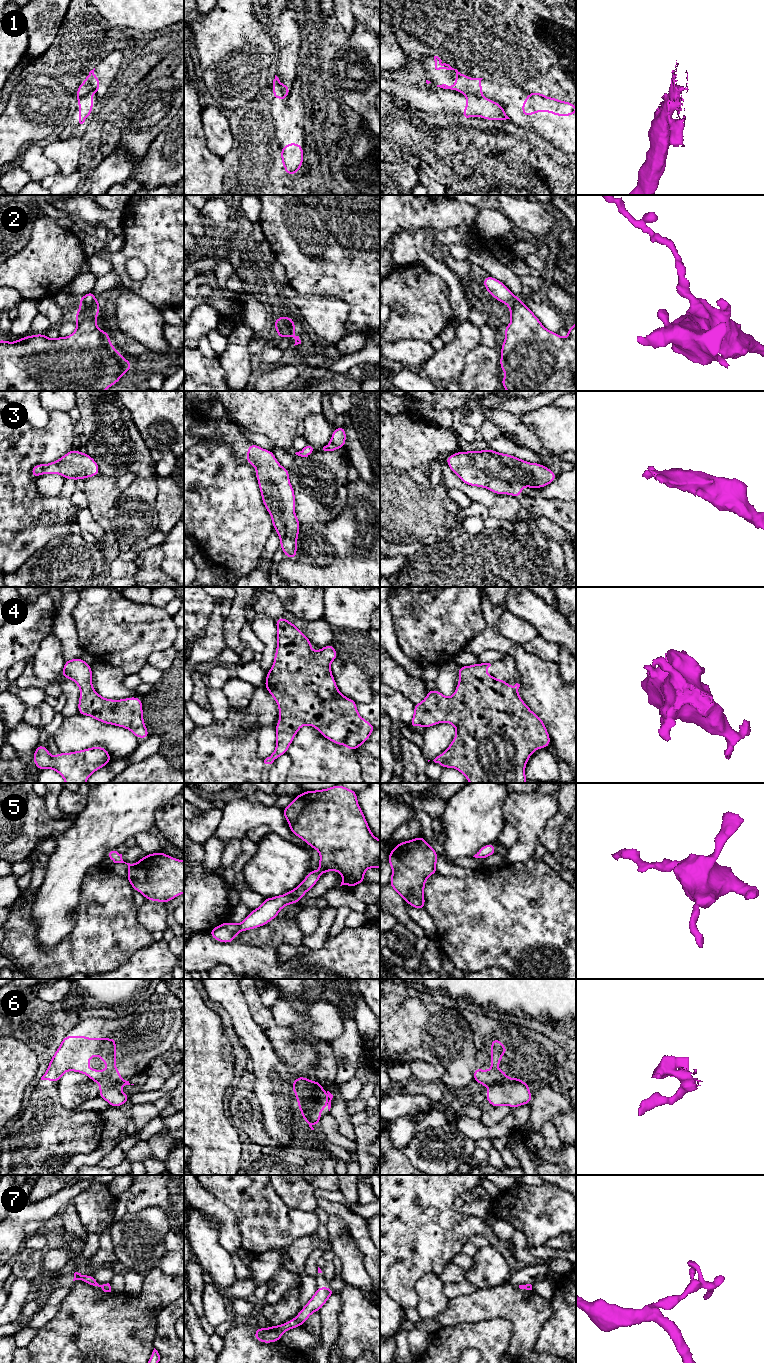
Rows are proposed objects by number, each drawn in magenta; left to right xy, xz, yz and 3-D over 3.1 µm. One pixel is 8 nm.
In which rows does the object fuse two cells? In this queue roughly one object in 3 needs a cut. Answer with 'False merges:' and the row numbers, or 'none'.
False merges: 1, 6

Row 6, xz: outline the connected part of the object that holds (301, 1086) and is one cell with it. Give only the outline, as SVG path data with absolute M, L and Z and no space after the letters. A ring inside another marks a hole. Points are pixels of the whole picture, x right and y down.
M301 1076L297 1077L295 1081L291 1082L291 1087L293 1091L295 1092L295 1097L297 1100L297 1103L299 1105L299 1110L306 1122L306 1124L309 1125L311 1130L314 1130L312 1127L312 1124L306 1120L306 1112L302 1110L302 1106L306 1105L309 1102L309 1098L306 1096L307 1093L310 1091L313 1091L314 1087L317 1085L317 1081L314 1079L313 1081L309 1081L306 1077Z

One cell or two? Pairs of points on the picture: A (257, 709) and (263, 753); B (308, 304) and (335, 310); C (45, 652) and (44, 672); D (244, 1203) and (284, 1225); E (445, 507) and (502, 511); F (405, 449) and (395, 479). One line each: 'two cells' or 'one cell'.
A: two cells
B: one cell
C: one cell
D: one cell
E: two cells
F: two cells

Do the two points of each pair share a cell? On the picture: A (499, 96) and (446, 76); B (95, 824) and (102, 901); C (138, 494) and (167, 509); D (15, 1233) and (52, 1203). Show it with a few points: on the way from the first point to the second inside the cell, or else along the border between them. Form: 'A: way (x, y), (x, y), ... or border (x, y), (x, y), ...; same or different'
A: way (486, 89), (459, 82); same
B: border (99, 865), (91, 868), (82, 881); different
C: border (156, 479), (156, 516), (158, 526); different
D: way (20, 1222), (36, 1210), (41, 1210); same

